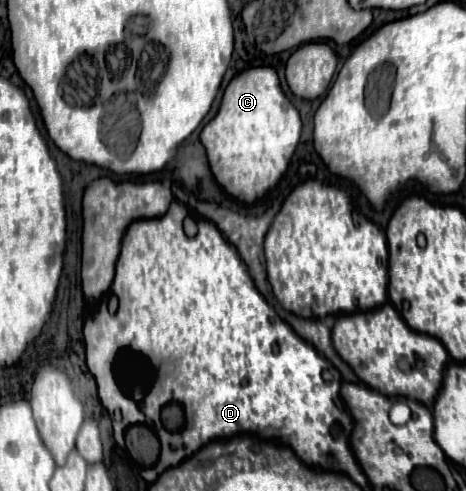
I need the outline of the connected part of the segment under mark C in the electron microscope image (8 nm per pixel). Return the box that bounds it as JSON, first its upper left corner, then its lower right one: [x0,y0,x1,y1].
[201,68,299,204]

